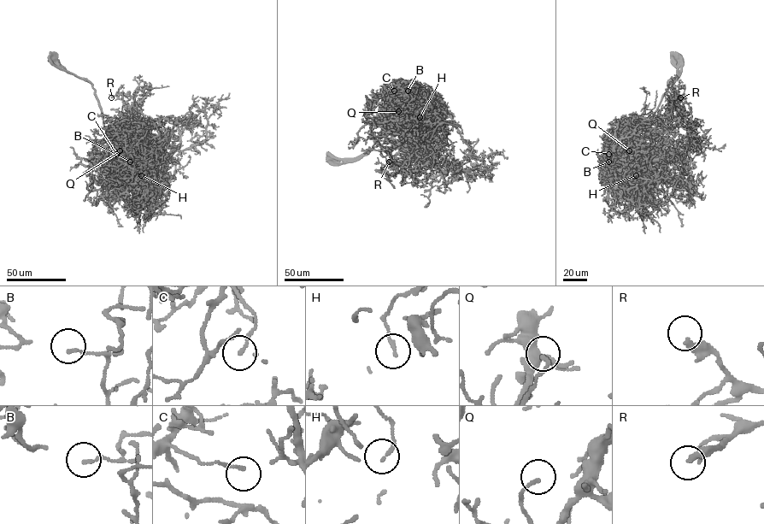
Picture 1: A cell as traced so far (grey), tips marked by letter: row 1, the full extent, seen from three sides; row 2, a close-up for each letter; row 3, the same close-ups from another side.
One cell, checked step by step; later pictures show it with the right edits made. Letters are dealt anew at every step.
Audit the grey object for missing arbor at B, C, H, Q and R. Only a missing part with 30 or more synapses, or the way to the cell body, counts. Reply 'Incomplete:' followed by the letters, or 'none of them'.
Incomplete: none of them

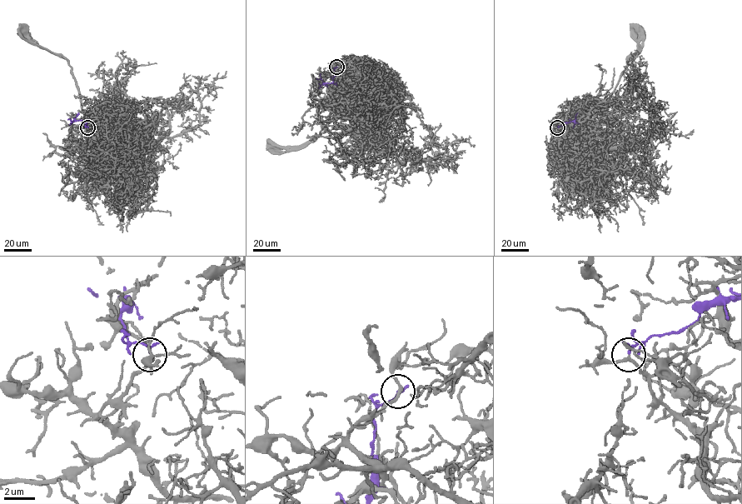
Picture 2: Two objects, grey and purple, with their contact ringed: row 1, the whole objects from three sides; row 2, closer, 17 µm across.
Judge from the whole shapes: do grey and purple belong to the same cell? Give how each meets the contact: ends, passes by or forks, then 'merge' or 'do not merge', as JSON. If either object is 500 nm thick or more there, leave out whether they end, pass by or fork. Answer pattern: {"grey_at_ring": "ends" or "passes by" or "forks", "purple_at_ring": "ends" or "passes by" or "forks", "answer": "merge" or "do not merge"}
{"grey_at_ring": "passes by", "purple_at_ring": "passes by", "answer": "do not merge"}

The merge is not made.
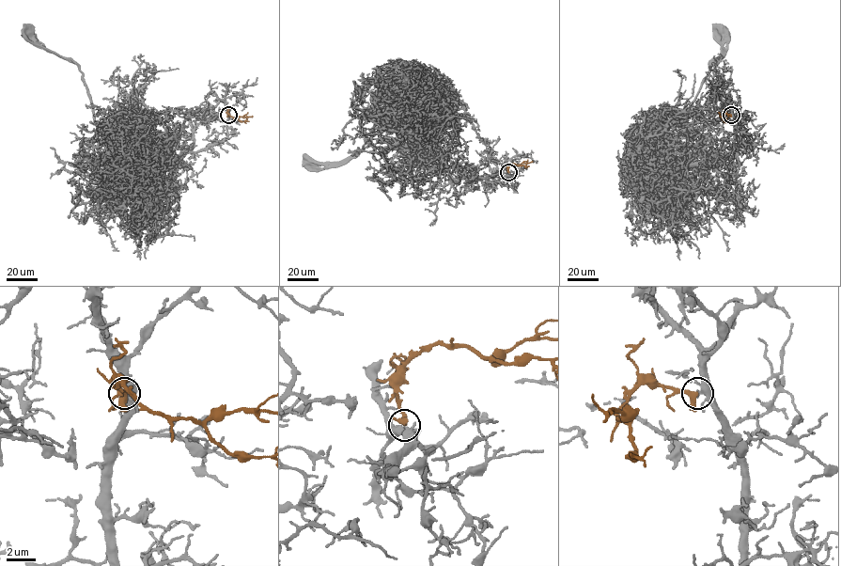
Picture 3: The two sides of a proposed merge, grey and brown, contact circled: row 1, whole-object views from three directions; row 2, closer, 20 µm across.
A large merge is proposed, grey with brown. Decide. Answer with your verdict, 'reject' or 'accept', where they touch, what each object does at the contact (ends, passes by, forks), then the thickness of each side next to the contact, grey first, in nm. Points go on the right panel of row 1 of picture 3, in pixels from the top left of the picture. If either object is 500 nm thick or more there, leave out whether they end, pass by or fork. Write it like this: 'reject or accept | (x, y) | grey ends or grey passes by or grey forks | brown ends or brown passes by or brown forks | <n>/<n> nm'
accept | (731, 115) | grey forks | brown forks | 360/280 nm

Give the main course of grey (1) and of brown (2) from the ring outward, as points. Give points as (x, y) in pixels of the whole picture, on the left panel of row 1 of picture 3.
1: (228, 115), (225, 137), (172, 161), (162, 161), (146, 171), (100, 133), (80, 67), (38, 45), (28, 32)
2: (228, 115), (239, 117), (252, 116)

